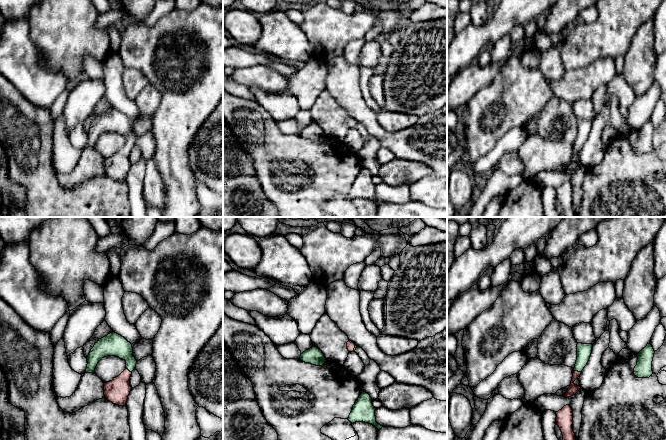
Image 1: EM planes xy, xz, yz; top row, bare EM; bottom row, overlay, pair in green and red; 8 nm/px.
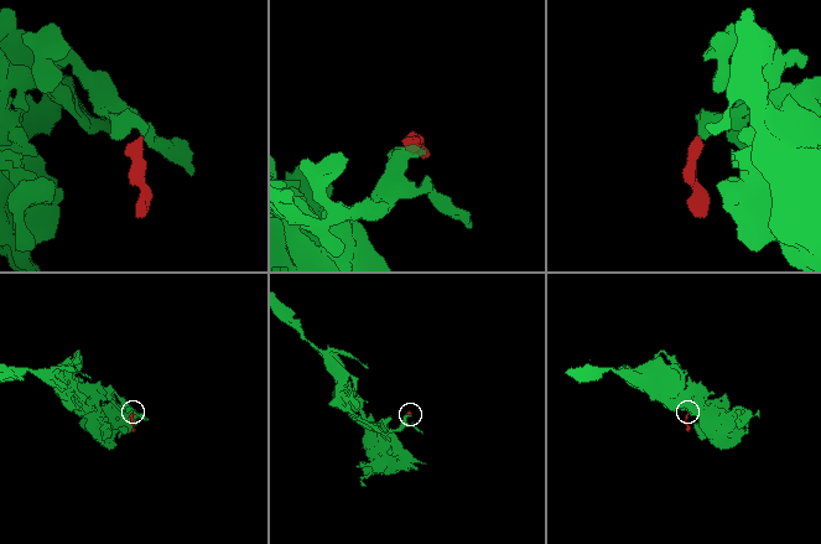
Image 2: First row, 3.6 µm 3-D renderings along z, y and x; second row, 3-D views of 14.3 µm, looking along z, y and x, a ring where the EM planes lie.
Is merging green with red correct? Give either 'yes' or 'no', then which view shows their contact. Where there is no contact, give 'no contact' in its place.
yes | yz

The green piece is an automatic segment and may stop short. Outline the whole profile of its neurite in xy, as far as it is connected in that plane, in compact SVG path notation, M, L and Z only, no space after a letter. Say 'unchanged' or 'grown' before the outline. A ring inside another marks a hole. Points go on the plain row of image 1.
grown; M115 108L99 115L87 133L88 140L85 149L94 149L98 138L107 132L125 136L126 145L112 157L104 159L104 172L113 180L125 182L132 165L130 153L137 140L133 132L132 120Z

